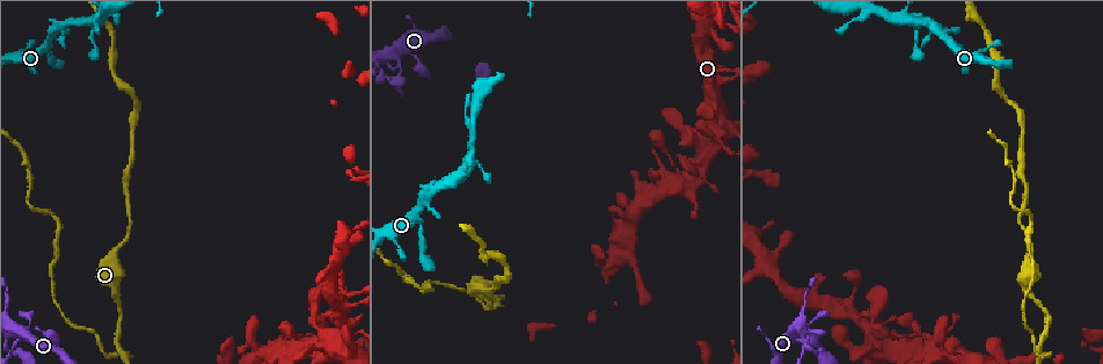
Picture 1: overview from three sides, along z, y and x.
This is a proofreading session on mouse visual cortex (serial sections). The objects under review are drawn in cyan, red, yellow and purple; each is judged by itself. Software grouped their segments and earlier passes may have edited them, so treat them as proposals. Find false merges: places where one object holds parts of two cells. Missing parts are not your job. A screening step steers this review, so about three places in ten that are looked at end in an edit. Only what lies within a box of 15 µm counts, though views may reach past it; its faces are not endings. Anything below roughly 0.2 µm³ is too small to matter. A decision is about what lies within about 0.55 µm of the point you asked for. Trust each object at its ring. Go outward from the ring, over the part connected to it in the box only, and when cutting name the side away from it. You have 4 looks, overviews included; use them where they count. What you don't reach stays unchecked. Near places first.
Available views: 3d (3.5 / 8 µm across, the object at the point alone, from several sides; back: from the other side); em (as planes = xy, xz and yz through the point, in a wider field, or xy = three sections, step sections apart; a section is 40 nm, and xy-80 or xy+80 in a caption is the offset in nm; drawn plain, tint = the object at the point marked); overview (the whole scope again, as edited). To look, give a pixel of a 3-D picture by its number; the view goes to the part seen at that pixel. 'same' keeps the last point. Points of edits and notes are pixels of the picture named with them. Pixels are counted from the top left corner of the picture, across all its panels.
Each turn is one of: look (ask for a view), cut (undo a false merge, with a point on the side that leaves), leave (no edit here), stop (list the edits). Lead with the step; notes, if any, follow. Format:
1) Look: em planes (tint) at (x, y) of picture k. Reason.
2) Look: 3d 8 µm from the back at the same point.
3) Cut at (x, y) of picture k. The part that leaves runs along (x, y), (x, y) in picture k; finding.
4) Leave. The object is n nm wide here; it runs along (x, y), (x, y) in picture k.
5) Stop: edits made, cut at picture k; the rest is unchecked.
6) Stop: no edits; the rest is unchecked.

Look: 3d 3.5 µm at (907, 18) of picture 1. Small branch off a trunk.

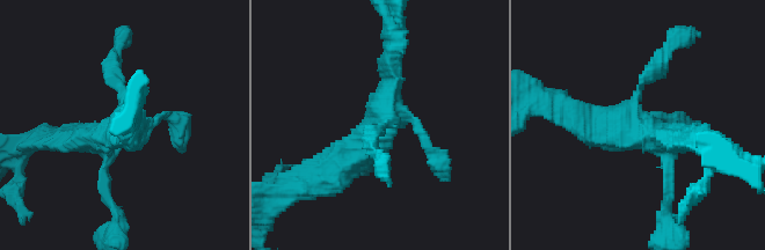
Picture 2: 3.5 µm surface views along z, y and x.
Look: em xy step 5 (tint) at (632, 133) of picture 2.

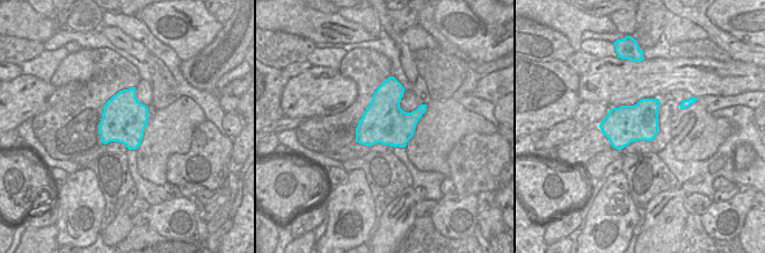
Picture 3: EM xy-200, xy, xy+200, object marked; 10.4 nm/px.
Leave. The object is 440 nm wide here; it runs along (332, 171), (385, 118), (392, 50) in picture 2; one cell here.

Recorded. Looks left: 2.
Look: 3d 3.5 µm at (390, 54) of picture 1. Two arms at a narrow angle.

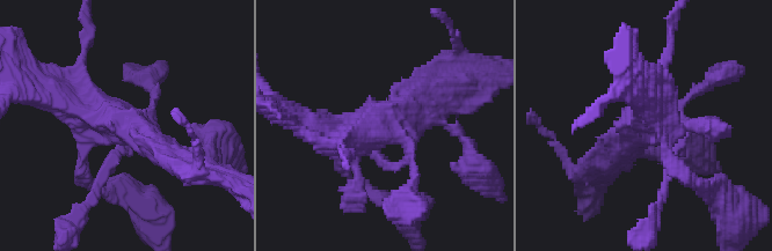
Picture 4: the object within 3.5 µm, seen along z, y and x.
Look: em xy step 3 (tint) at (125, 124) of picture 4.

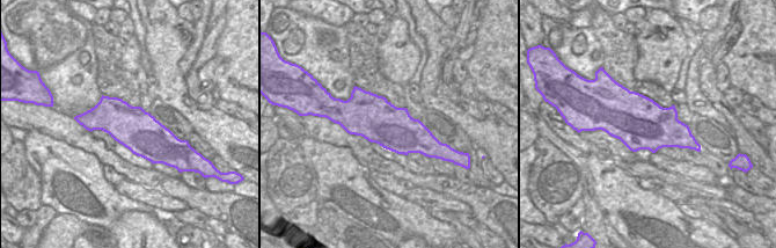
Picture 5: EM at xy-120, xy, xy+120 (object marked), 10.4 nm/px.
Leave. It runs along (443, 87), (340, 152) in picture 4; all the same cell.

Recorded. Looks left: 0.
Stop: no edits; the rest is unchecked.

